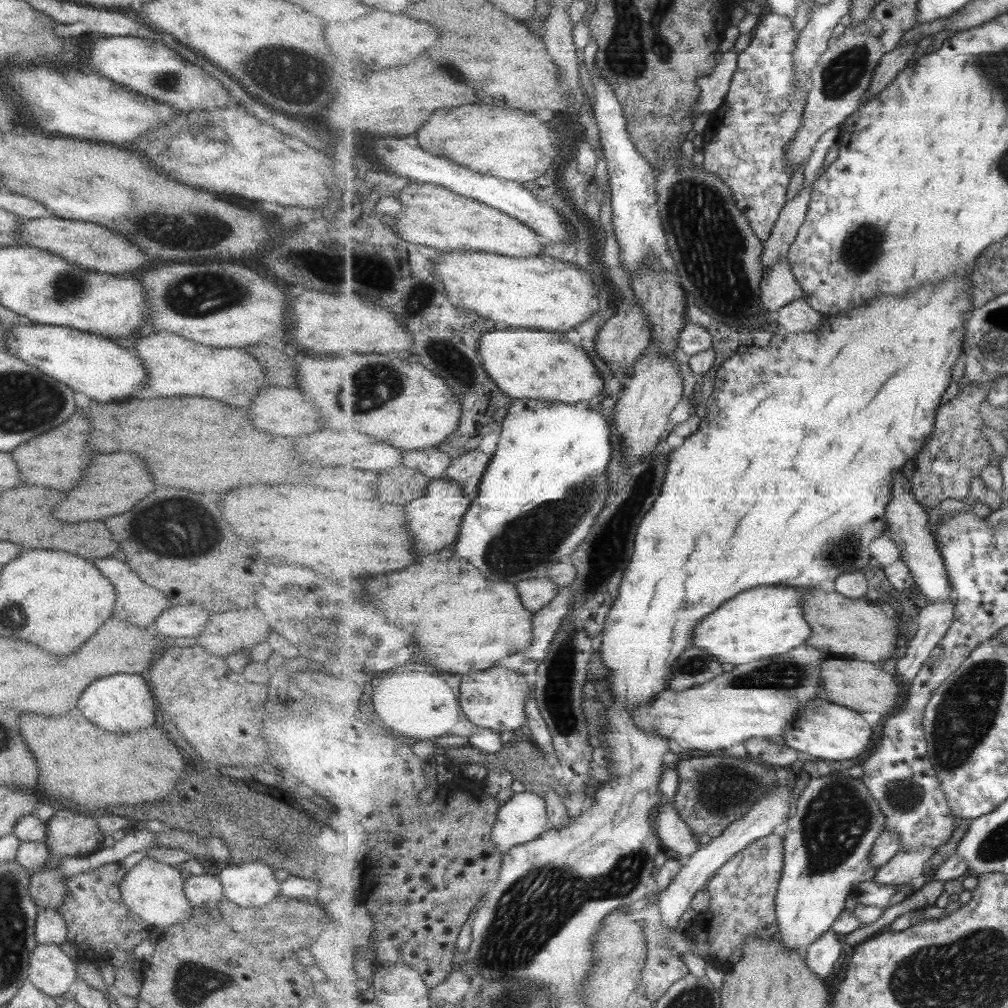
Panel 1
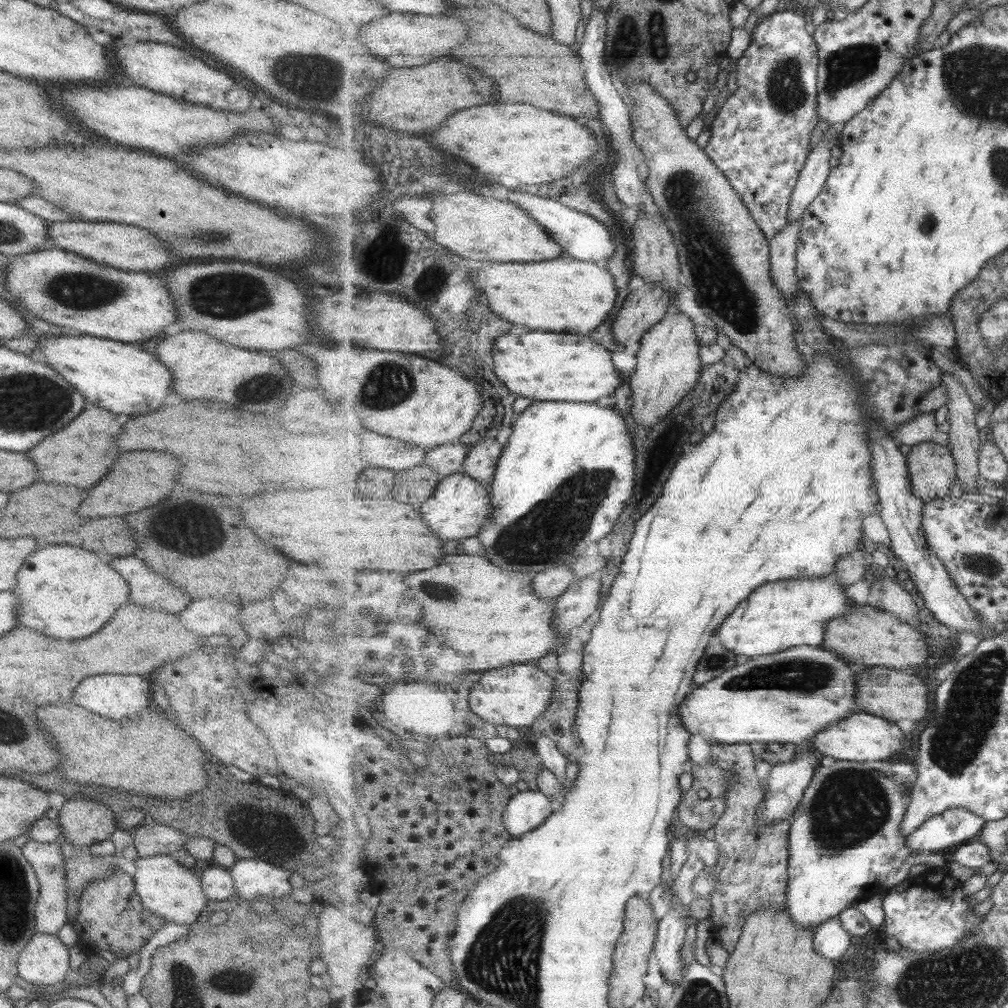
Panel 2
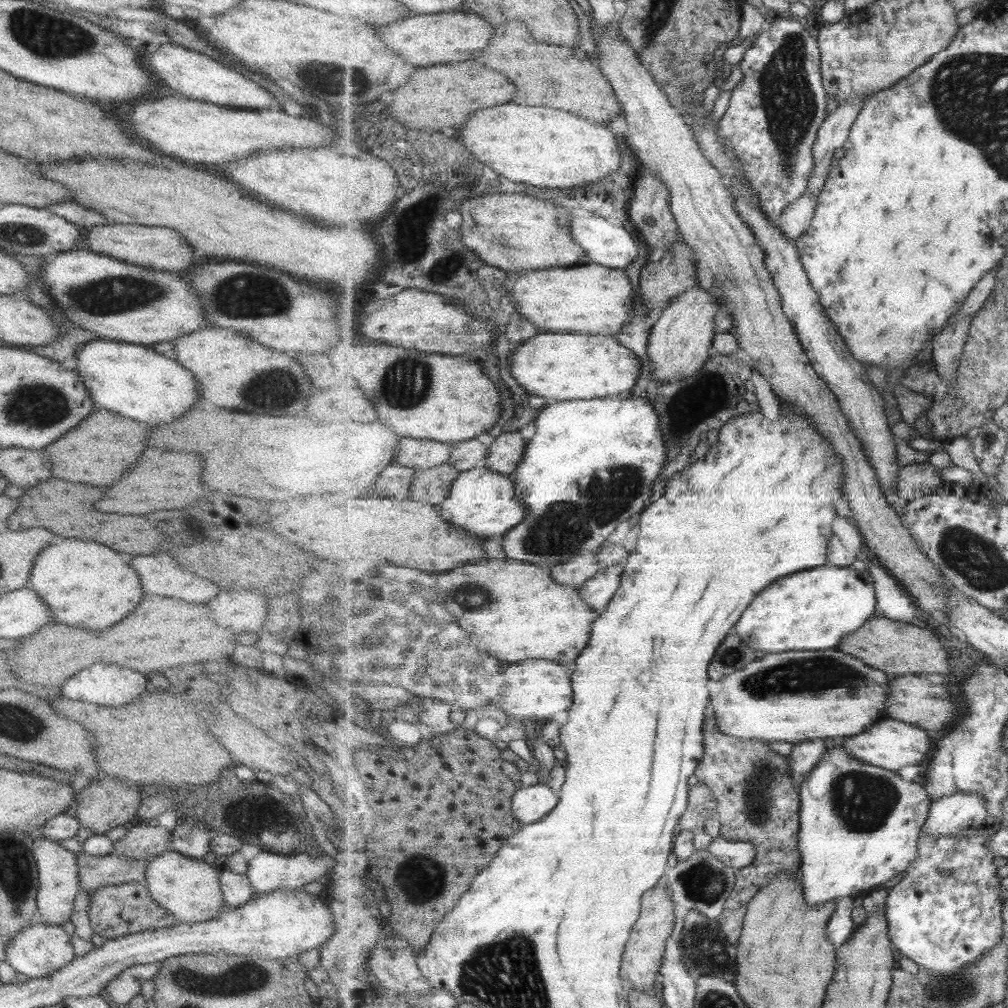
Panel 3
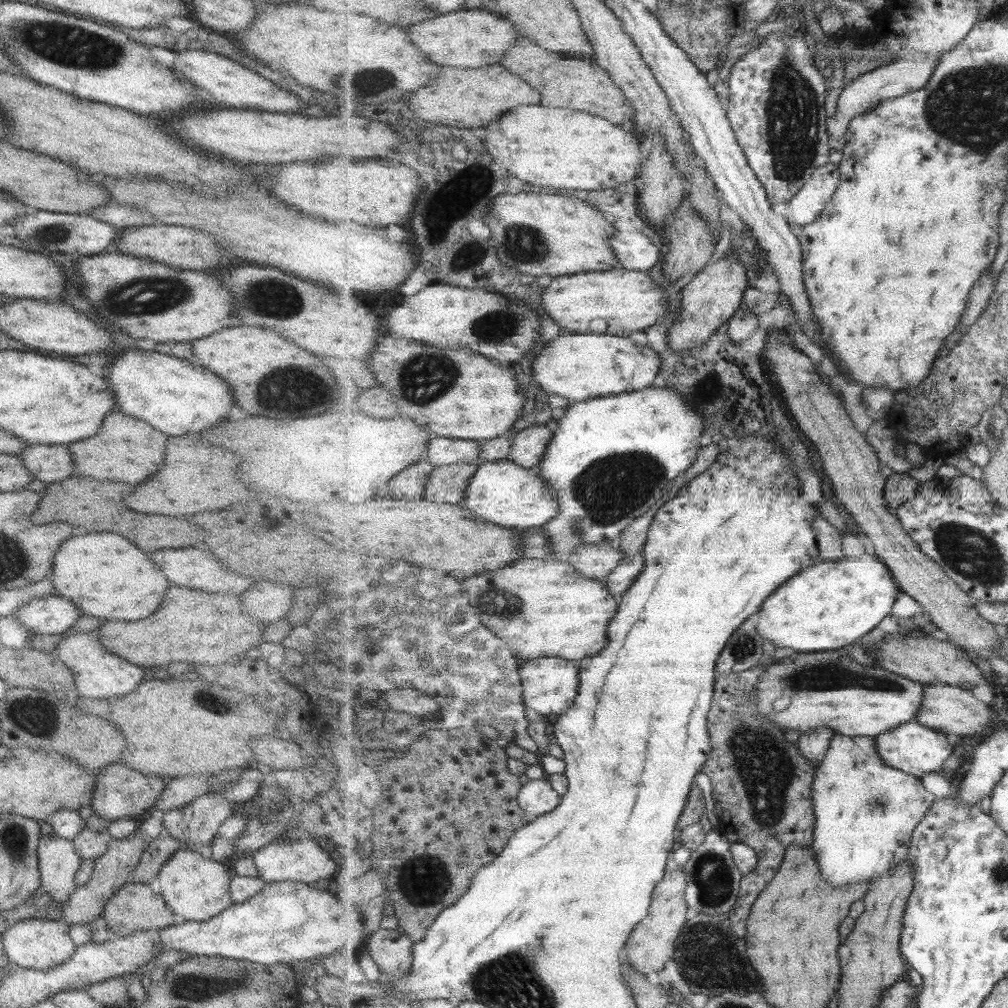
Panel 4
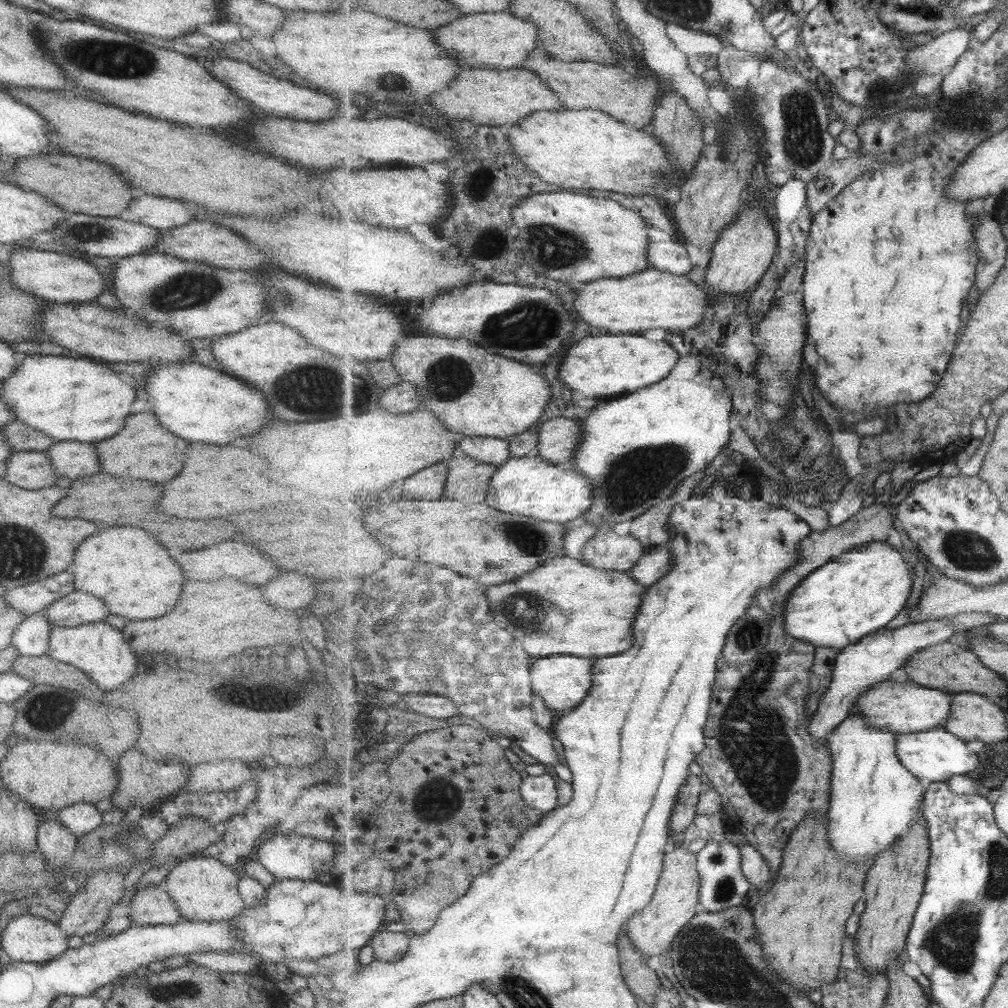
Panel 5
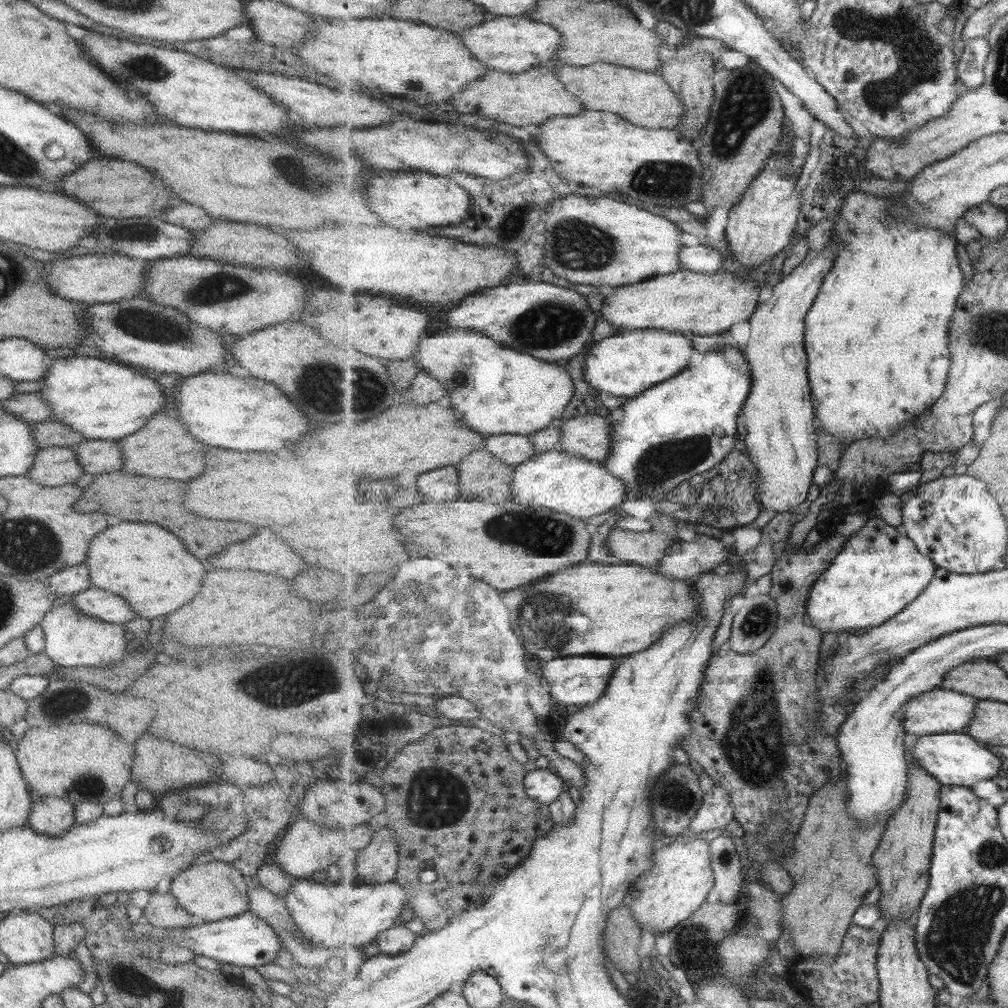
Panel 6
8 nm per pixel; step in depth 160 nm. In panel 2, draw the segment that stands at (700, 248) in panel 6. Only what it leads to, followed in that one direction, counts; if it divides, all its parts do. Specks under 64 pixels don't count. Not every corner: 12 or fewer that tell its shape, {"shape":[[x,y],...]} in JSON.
{"shape":[[519,190],[506,198],[561,245],[562,256],[603,265],[616,240],[600,220]]}

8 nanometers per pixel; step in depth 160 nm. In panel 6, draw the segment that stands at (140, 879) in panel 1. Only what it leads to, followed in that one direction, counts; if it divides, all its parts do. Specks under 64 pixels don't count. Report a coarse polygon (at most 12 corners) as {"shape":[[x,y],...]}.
{"shape":[[225,861],[171,878],[178,905],[205,922],[248,910],[247,886]]}

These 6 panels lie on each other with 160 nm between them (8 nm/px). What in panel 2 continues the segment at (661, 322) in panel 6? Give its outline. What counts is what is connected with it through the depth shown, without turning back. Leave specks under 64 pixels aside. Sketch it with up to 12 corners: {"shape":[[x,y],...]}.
{"shape":[[566,255],[486,262],[473,285],[511,324],[591,334],[613,273]]}

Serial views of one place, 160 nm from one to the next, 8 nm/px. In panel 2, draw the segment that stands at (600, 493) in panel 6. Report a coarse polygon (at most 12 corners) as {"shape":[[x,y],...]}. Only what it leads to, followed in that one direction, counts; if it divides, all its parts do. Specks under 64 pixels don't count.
{"shape":[[464,472],[441,478],[420,506],[443,543],[492,523],[489,487]]}

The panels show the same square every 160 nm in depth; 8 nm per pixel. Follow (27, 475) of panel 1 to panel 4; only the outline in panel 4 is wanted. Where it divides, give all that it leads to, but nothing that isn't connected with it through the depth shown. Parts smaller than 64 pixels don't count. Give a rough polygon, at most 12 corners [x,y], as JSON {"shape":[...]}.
{"shape":[[114,411],[67,443],[73,474],[137,484],[163,433]]}

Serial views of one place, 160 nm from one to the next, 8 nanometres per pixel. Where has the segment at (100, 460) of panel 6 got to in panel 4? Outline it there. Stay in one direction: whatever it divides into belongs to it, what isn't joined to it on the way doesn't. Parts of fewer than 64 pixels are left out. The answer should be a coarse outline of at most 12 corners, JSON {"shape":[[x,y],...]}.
{"shape":[[27,445],[15,455],[47,484],[73,474],[66,445]]}

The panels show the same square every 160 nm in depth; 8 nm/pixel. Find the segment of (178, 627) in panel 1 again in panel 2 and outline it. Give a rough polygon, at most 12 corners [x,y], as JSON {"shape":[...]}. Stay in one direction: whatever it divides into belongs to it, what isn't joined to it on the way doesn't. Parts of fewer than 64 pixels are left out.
{"shape":[[216,597],[189,601],[178,621],[201,637],[249,636],[238,621],[240,605]]}

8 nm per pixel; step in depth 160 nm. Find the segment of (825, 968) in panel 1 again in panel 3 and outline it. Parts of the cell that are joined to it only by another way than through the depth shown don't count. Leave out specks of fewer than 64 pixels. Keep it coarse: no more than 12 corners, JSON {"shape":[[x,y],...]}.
{"shape":[[859,896],[836,901],[827,936],[837,949],[856,931]]}

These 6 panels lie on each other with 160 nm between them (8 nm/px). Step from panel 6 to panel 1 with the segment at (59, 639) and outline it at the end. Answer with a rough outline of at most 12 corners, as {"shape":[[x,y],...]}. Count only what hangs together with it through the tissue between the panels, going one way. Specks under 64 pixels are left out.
{"shape":[[143,674],[100,676],[76,708],[113,734],[158,722]]}

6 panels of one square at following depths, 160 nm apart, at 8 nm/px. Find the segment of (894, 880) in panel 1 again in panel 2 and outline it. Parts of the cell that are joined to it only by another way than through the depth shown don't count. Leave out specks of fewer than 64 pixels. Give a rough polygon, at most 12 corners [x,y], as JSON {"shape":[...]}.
{"shape":[[951,809],[907,838],[915,856],[971,842],[986,821]]}

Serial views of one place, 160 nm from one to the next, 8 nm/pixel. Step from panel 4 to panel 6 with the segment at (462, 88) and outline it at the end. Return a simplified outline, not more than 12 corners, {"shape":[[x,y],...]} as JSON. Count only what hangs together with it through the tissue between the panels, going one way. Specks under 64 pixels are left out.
{"shape":[[554,68],[491,70],[453,96],[492,123],[541,124],[583,103]]}

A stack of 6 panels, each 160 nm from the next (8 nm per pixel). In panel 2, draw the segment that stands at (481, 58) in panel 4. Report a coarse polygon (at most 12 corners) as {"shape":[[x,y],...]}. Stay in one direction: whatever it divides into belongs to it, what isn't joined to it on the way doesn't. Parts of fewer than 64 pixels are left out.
{"shape":[[391,14],[361,42],[399,68],[447,56],[467,36],[457,18]]}

